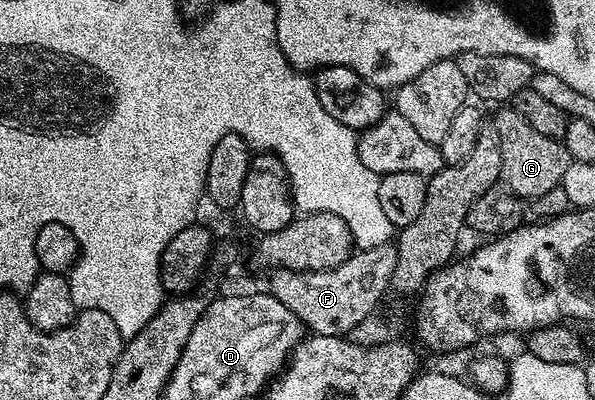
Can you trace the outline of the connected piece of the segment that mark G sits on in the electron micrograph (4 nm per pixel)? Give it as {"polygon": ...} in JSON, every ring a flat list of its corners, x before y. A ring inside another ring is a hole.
{"polygon":[[502,108,494,118,492,129,500,140,500,164,502,165,501,181,505,189,517,194,523,200,542,198,545,194,557,191,562,184,564,172,570,167,570,157,561,140,552,136,543,136,536,132,520,112,512,108]]}

